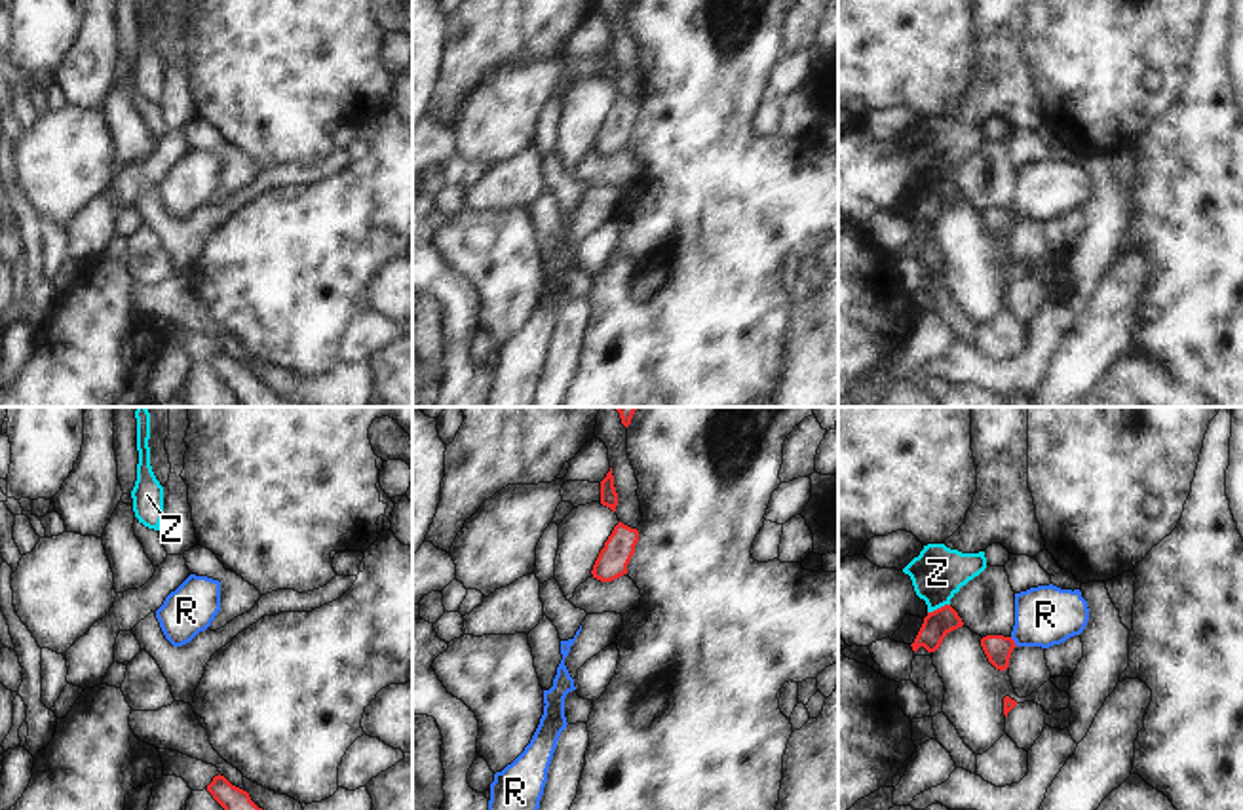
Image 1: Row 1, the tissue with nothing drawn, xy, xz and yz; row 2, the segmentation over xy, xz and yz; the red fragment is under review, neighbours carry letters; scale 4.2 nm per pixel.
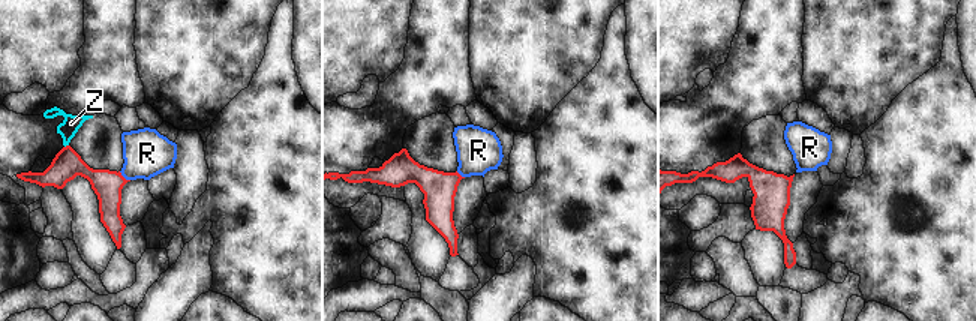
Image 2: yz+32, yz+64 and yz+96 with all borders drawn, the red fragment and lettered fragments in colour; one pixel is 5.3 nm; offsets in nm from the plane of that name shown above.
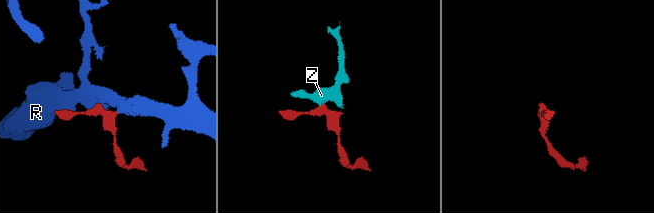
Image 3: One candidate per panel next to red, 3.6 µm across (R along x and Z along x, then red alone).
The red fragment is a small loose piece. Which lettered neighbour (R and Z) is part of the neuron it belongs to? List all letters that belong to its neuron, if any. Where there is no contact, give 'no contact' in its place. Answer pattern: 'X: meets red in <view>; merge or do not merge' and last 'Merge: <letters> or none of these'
R: meets red in yz; merge
Z: meets red in yz; do not merge
Merge: R

